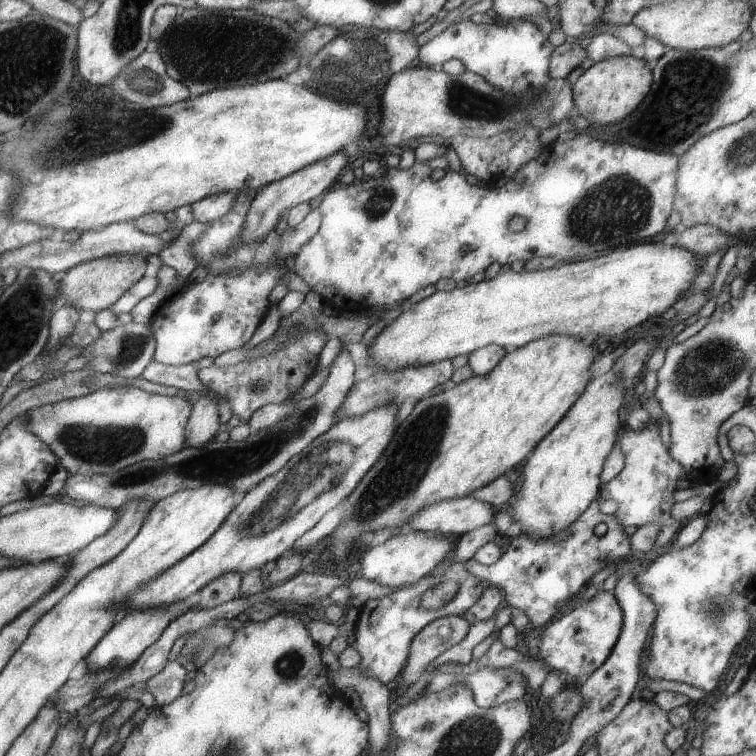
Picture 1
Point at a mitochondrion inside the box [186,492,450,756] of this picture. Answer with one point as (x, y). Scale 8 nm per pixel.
(287, 665)

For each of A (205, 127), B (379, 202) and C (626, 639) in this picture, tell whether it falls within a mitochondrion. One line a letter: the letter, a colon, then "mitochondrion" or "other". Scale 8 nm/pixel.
A: other
B: mitochondrion
C: other

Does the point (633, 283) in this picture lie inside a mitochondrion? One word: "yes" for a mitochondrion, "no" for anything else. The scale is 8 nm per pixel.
no

